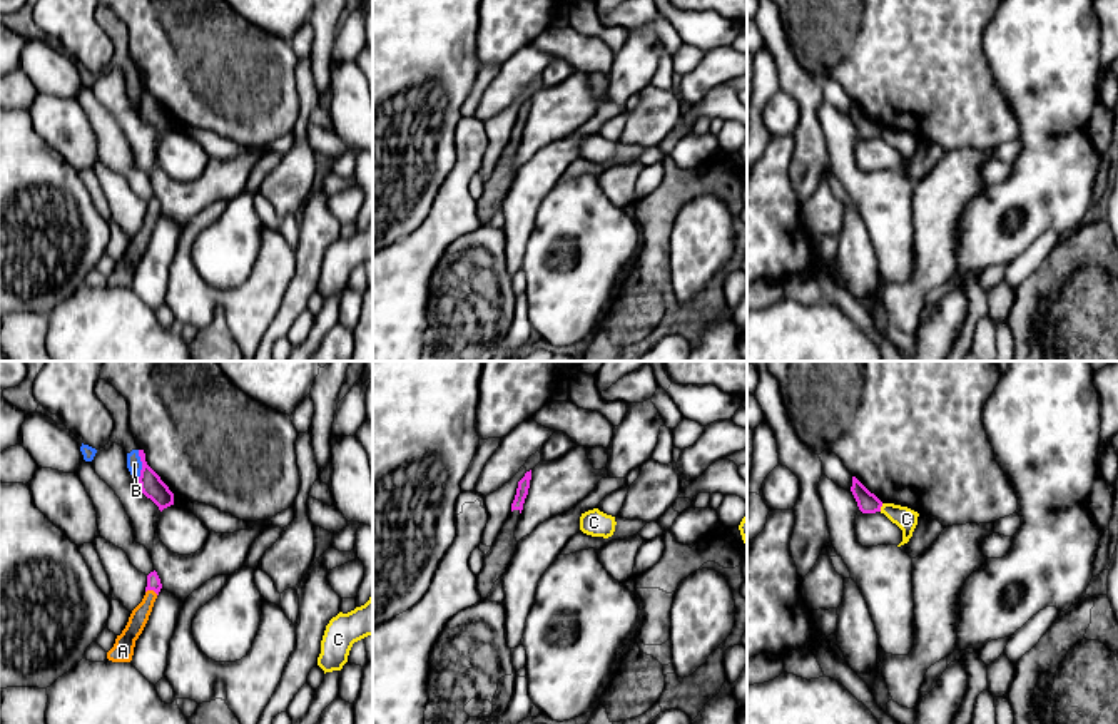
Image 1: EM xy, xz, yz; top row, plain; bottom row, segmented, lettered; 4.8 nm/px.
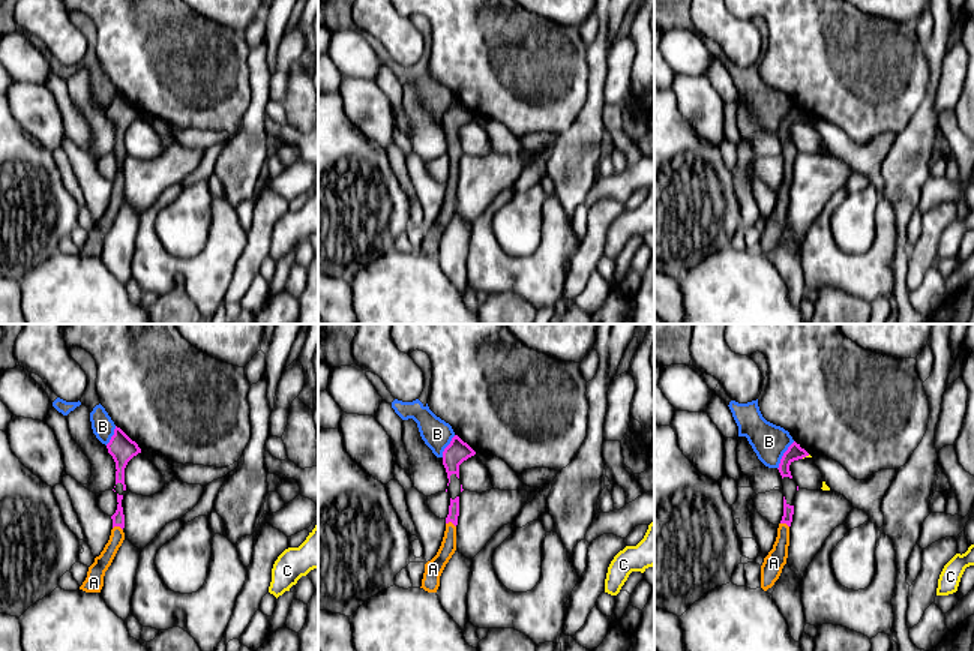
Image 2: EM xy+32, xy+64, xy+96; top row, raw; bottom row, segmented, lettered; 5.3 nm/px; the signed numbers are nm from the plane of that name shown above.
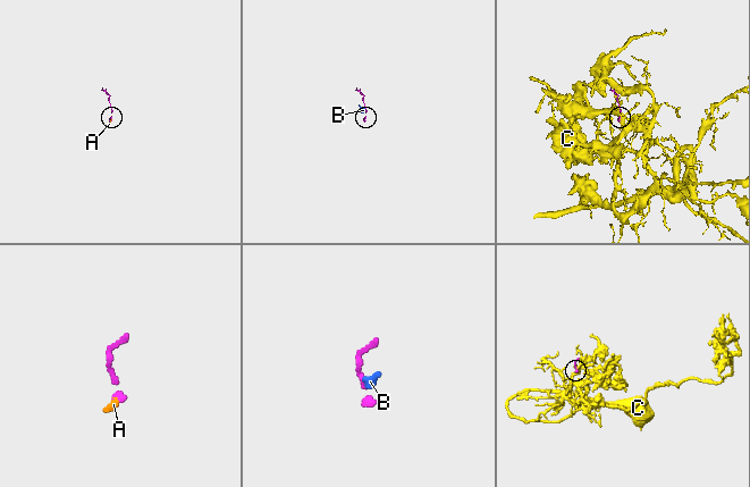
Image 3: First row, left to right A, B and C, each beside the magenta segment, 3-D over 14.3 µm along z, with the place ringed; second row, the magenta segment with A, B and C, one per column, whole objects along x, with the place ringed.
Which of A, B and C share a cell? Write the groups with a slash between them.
A / B / C

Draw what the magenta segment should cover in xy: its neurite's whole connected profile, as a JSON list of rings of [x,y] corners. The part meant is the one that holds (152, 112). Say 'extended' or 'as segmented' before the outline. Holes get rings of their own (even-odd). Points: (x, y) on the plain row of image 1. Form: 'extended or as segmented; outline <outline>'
as segmented; outline [[[139,75],[139,82],[142,87],[142,95],[139,102],[140,115],[162,137],[164,134],[174,130],[174,119],[160,105],[160,102],[147,90],[144,75]]]

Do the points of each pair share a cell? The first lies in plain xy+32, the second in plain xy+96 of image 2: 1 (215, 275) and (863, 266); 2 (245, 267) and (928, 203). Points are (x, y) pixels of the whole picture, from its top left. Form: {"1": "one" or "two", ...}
{"1": "one", "2": "two"}

